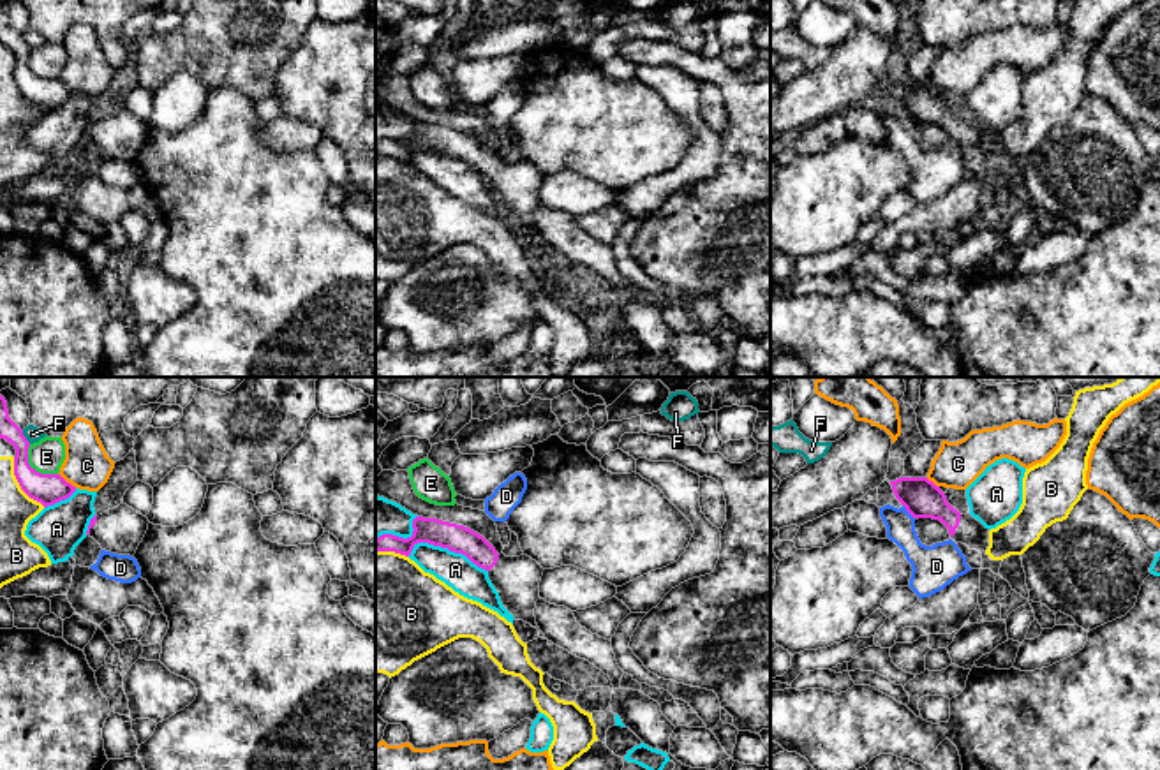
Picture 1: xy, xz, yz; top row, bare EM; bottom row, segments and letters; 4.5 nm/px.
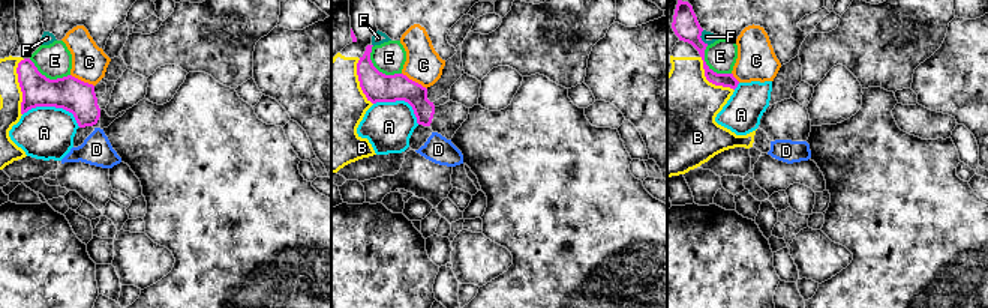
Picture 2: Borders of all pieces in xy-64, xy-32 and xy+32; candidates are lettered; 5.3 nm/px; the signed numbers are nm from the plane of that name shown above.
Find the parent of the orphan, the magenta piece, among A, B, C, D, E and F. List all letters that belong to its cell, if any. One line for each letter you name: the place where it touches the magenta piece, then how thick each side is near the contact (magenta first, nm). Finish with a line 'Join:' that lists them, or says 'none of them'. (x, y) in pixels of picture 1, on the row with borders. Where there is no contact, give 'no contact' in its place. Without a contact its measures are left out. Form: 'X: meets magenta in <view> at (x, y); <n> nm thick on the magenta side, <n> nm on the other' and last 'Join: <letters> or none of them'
Join: none of them

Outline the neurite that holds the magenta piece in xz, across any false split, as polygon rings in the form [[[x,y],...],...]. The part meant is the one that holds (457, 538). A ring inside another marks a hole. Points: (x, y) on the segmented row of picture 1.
[[[416,516],[413,520],[413,529],[413,536],[407,539],[393,534],[379,536],[376,539],[376,550],[409,557],[418,543],[428,543],[462,553],[488,573],[502,606],[513,615],[513,618],[524,620],[539,631],[534,608],[539,599],[539,581],[545,569],[536,560],[527,555],[499,555],[478,532],[437,518]]]

